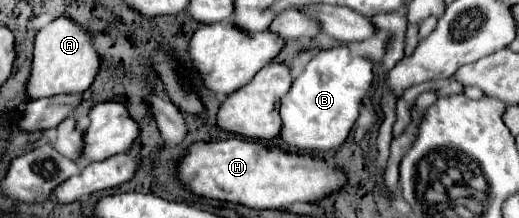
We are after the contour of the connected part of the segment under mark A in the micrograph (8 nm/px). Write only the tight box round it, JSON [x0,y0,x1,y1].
[26,17,102,99]

